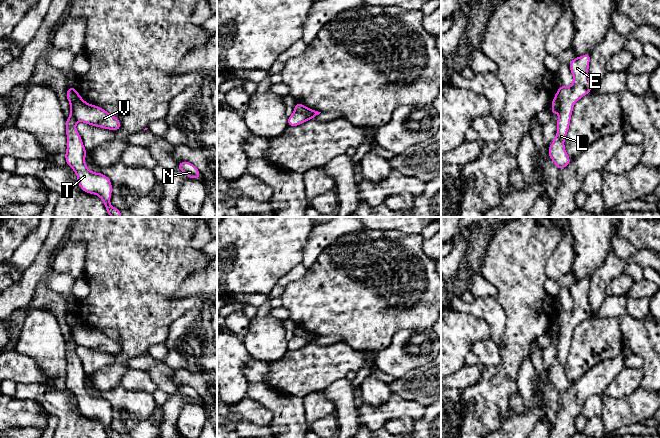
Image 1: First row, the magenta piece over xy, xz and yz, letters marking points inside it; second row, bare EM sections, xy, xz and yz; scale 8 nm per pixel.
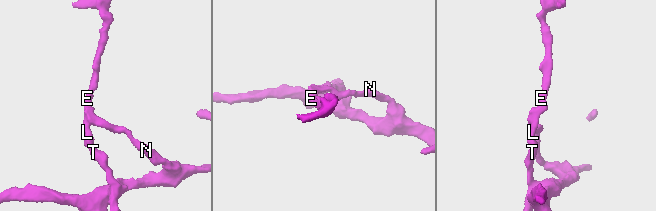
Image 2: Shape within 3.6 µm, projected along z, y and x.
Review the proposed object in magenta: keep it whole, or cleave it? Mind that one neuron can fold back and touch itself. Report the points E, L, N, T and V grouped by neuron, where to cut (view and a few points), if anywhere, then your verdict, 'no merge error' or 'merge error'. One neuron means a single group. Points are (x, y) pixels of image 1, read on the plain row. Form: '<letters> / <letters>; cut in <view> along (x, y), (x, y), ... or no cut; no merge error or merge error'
E L T / N V; cut in xy along (82, 324), (75, 327), (72, 331), (72, 337), (77, 344); merge error

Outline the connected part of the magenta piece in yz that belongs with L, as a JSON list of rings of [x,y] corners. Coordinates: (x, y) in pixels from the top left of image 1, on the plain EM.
[[[590,277],[573,283],[570,294],[573,298],[573,308],[570,311],[560,310],[554,324],[559,327],[560,336],[557,344],[557,359],[548,372],[549,381],[558,393],[565,392],[571,385],[568,381],[564,364],[569,353],[573,330],[576,325],[591,316],[591,306],[588,300]]]

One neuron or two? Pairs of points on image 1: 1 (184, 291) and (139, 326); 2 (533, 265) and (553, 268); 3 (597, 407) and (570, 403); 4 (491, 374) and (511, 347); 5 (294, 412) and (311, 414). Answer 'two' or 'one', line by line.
1: two
2: two
3: two
4: one
5: two

